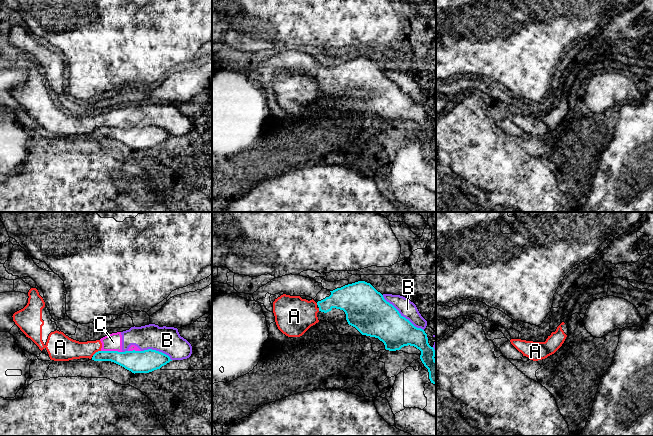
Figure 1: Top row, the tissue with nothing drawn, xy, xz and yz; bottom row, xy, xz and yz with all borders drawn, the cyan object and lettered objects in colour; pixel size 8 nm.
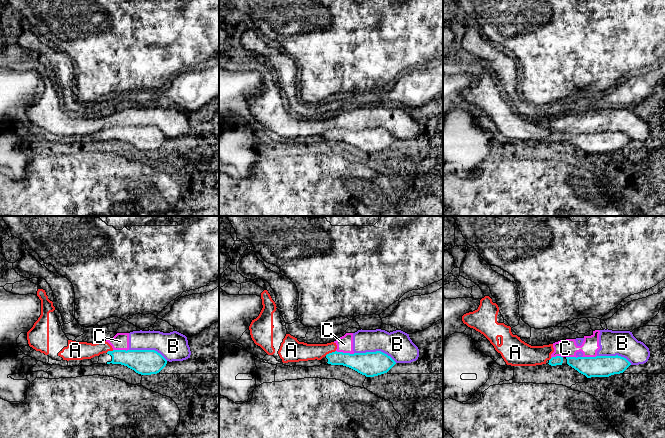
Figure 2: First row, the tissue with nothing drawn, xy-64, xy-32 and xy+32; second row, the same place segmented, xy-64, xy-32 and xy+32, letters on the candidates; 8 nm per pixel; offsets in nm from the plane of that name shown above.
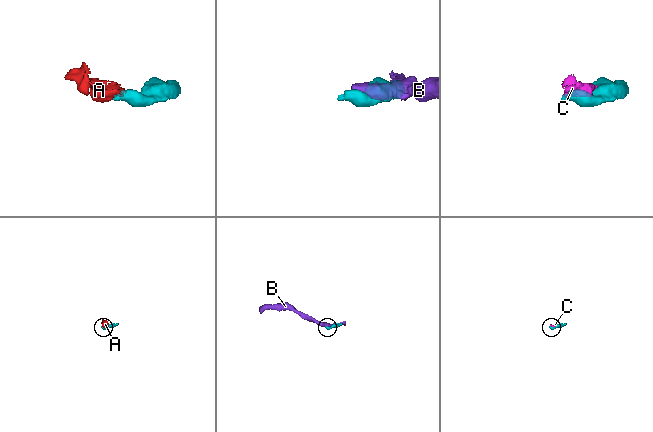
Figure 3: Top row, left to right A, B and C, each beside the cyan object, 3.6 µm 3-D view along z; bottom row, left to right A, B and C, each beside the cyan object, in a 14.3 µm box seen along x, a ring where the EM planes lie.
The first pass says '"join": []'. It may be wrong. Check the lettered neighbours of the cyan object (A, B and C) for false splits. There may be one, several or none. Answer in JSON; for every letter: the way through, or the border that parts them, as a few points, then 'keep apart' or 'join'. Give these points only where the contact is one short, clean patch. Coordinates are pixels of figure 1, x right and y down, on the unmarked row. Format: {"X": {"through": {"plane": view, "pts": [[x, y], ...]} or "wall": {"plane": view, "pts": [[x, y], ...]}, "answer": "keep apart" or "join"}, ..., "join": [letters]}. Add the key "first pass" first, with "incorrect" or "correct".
{"first pass": "correct", "A": {"wall": {"plane": "xy", "pts": [[100, 126], [92, 131]]}, "answer": "keep apart"}, "B": {"answer": "keep apart"}, "C": {"answer": "keep apart"}, "join": []}

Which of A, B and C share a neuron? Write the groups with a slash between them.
A B C

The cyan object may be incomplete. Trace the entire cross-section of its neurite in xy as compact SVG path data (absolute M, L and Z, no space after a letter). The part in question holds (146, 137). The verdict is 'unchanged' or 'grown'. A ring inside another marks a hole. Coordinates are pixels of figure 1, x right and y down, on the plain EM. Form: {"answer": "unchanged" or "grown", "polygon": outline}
{"answer": "unchanged", "polygon": "M152 125L125 128L98 127L92 136L114 138L134 150L152 148L172 137L168 131Z"}

